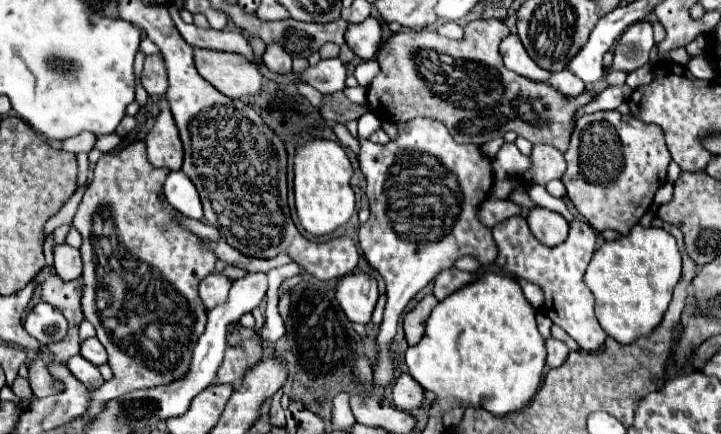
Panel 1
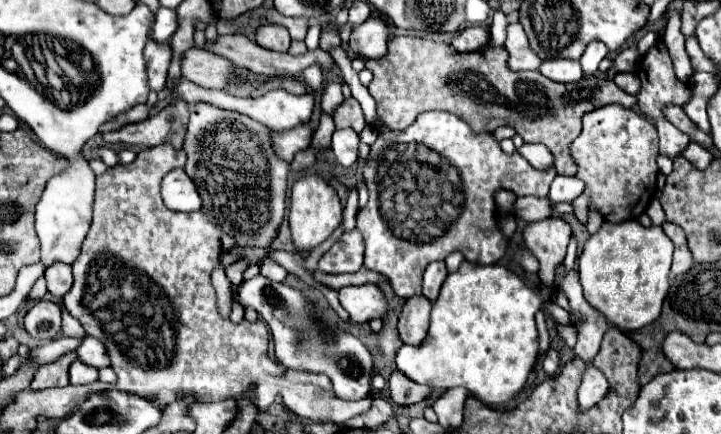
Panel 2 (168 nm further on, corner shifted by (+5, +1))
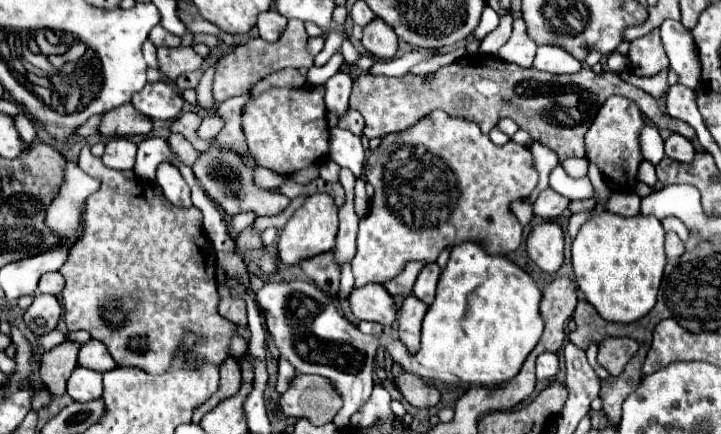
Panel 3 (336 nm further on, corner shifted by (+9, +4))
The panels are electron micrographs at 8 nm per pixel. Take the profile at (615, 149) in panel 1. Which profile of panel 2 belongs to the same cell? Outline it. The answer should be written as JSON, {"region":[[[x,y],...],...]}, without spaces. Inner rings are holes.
{"region":[[[609,104],[583,116],[583,130],[571,146],[573,160],[577,162],[577,178],[581,178],[587,186],[573,202],[579,222],[585,224],[589,204],[593,204],[609,222],[635,220],[643,214],[643,210],[647,210],[657,190],[657,142],[655,126],[631,108]]]}

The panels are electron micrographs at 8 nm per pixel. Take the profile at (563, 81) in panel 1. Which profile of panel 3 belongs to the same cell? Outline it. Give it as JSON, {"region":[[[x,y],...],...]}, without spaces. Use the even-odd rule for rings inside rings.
{"region":[[[543,45],[537,49],[533,67],[549,73],[577,73],[583,67],[583,63],[559,47]]]}

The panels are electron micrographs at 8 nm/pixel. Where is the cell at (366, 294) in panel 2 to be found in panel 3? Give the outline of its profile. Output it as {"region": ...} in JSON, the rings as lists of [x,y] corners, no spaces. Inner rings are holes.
{"region":[[[379,283],[355,287],[349,295],[349,305],[359,321],[377,321],[387,327],[395,321],[397,315],[393,297]]]}

